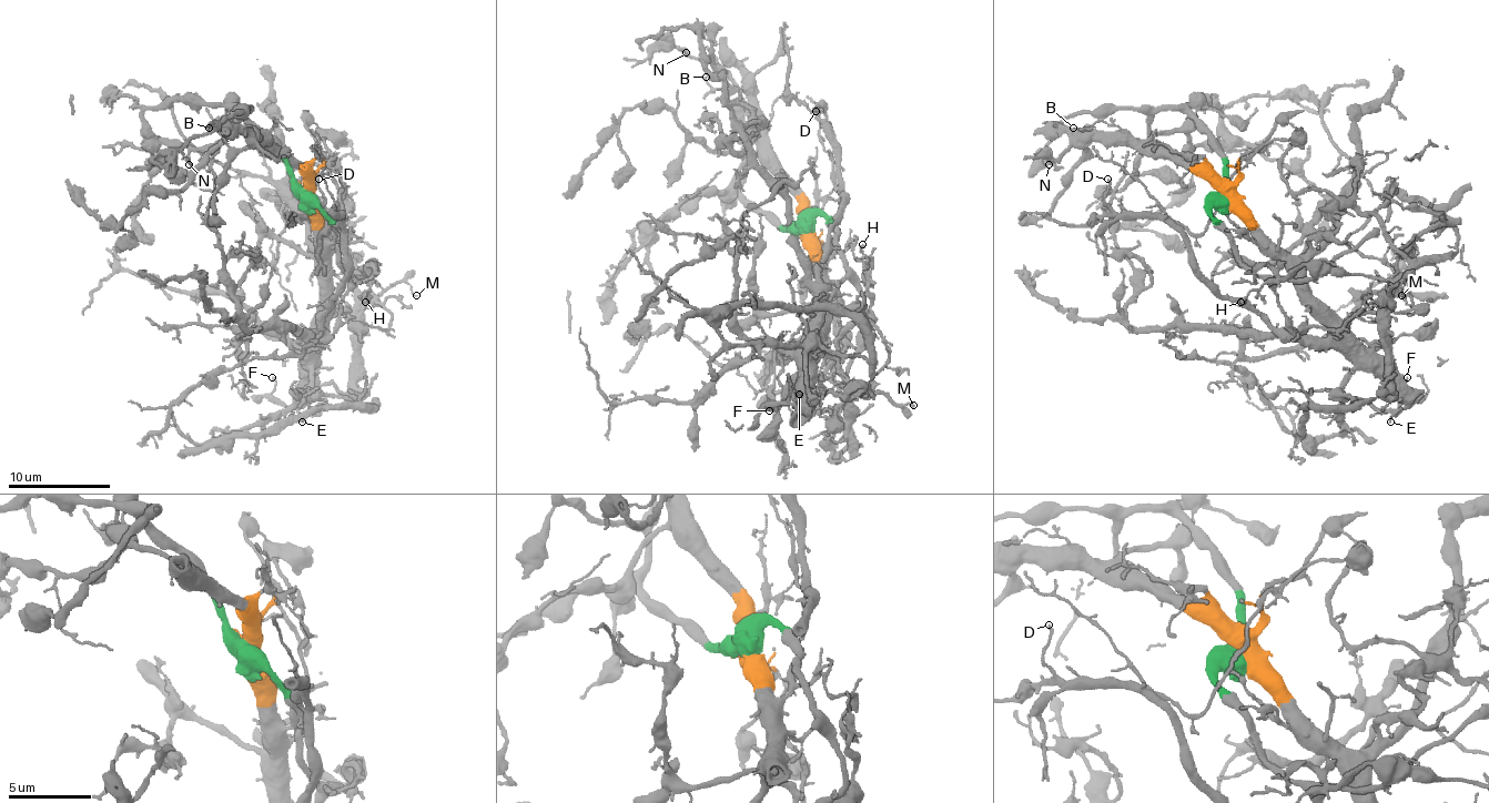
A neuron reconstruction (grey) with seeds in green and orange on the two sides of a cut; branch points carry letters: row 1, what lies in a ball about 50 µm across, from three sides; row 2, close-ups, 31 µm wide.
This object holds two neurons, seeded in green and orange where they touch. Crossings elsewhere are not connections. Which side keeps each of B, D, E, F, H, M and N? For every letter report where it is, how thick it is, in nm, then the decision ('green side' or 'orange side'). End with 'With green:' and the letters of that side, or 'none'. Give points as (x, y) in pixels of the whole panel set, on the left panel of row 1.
B: at (209, 128); 120 nm thick; orange side
D: at (318, 179); 140 nm thick; orange side
E: at (302, 422); 130 nm thick; orange side
F: at (272, 377); 130 nm thick; orange side
H: at (365, 302); 160 nm thick; green side
M: at (416, 295); 100 nm thick; orange side
N: at (189, 164); 180 nm thick; green side
With green: H, N

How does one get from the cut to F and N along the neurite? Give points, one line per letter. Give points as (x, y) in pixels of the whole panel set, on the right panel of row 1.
F: (1226, 195), (1238, 215), (1403, 399), (1399, 407), (1407, 376)
N: (1226, 195), (1226, 154), (1183, 111), (1140, 109), (1073, 113), (1044, 149), (1050, 164)

